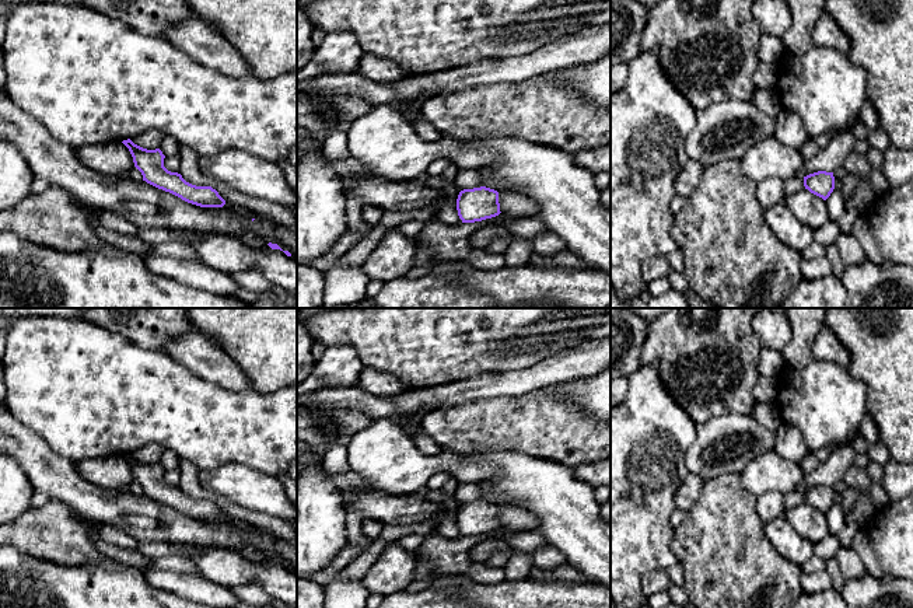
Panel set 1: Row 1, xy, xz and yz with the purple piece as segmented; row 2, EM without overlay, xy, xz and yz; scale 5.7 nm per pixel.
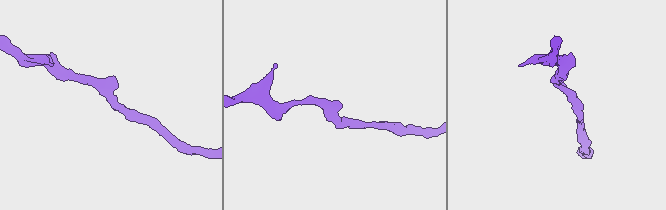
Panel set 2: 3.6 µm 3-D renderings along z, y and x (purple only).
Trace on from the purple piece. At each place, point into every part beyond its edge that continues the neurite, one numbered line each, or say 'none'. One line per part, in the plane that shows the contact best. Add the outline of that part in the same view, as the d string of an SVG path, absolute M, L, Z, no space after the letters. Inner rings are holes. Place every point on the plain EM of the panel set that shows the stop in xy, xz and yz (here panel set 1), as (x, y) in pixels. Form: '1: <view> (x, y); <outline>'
none

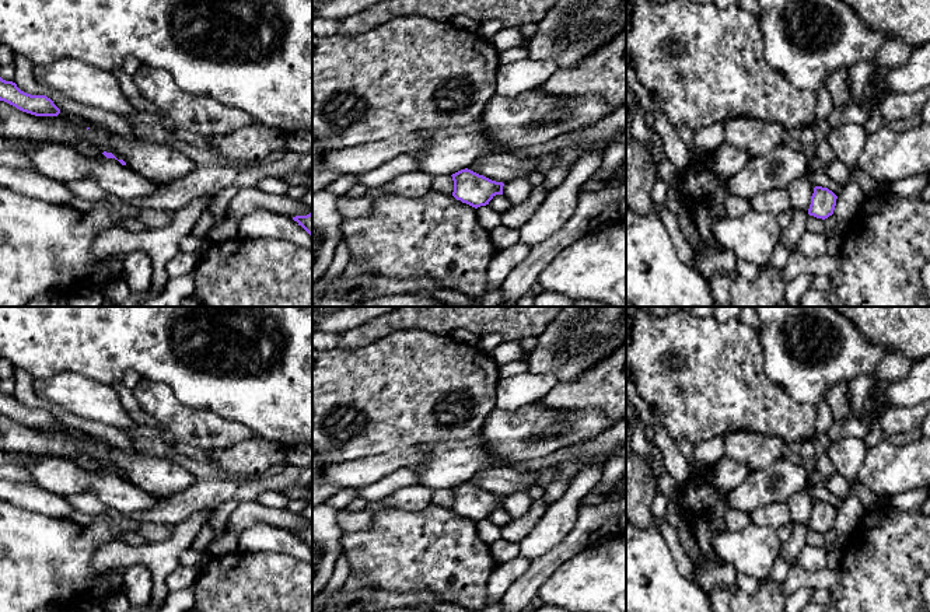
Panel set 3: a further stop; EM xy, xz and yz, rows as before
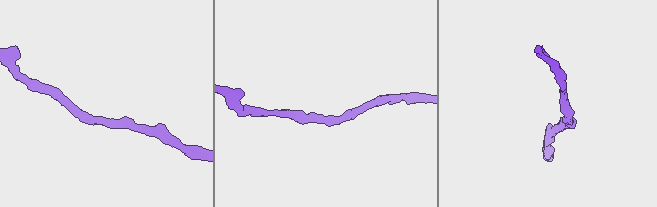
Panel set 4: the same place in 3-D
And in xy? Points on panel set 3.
none

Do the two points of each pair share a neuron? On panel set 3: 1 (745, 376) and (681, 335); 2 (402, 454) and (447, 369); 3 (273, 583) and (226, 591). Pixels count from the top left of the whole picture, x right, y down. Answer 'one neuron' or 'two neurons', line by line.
1: one neuron
2: two neurons
3: one neuron

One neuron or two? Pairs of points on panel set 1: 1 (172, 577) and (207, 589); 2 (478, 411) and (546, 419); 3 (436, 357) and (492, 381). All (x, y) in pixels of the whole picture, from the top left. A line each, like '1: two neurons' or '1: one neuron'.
1: one neuron
2: one neuron
3: two neurons

